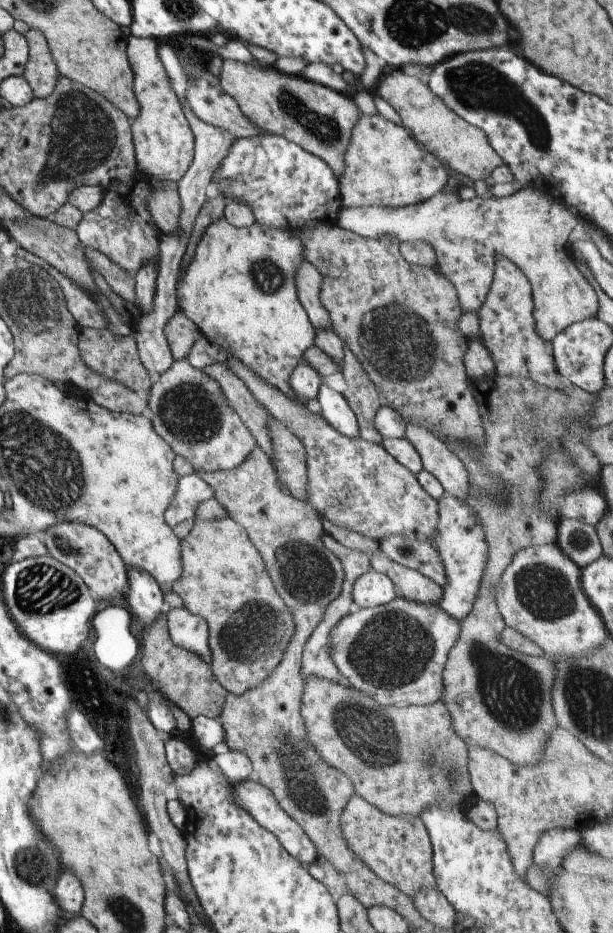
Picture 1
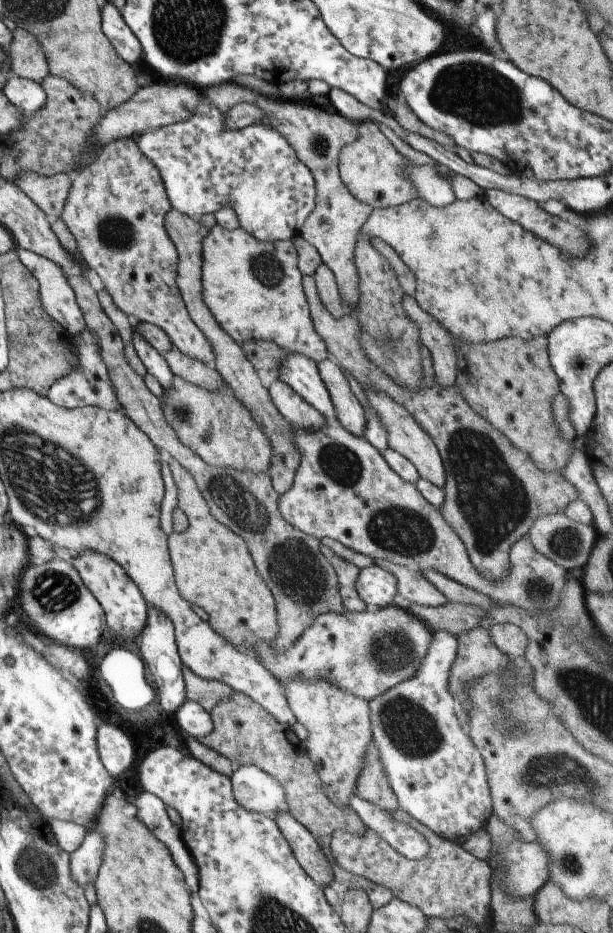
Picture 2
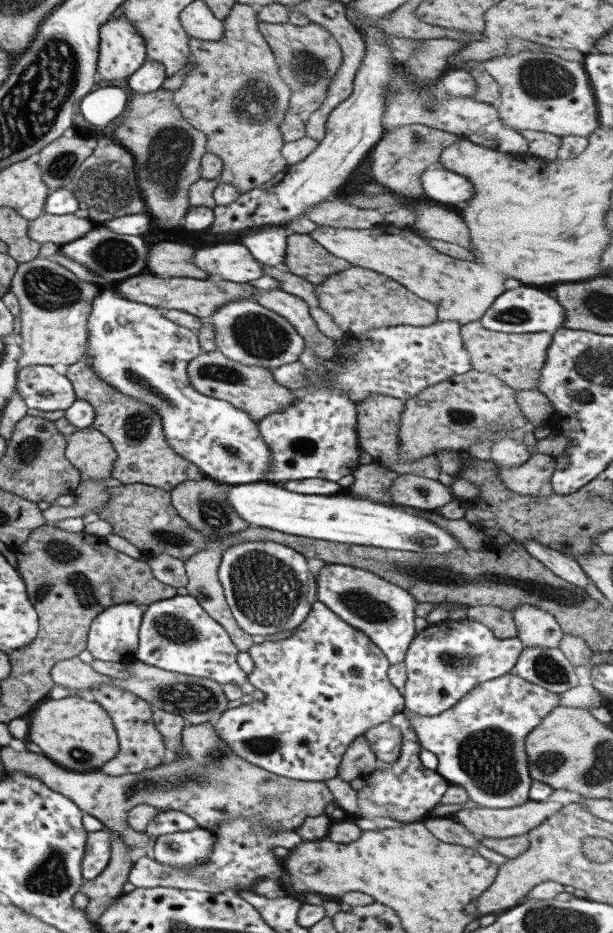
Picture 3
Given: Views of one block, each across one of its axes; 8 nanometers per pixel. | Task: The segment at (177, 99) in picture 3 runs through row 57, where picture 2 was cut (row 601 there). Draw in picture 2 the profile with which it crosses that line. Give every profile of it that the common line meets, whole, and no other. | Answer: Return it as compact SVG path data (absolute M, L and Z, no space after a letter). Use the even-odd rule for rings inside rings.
M171 457L168 466L176 489L176 506L188 519L188 527L185 531L171 532L166 538L176 590L189 605L198 606L207 613L209 617L207 624L217 635L237 650L251 654L255 640L272 641L278 634L274 601L269 588L257 575L243 540L209 513L205 500L199 495L191 476Z

